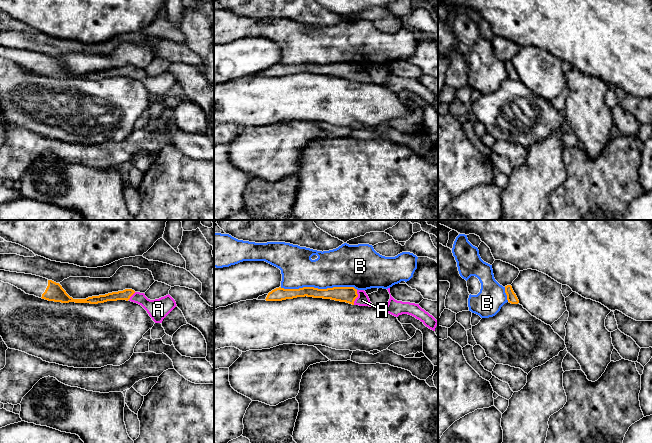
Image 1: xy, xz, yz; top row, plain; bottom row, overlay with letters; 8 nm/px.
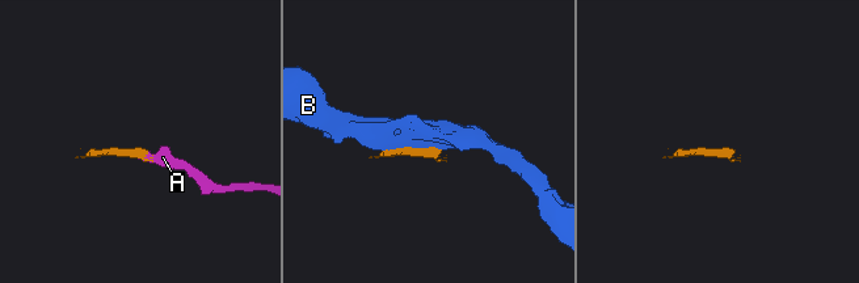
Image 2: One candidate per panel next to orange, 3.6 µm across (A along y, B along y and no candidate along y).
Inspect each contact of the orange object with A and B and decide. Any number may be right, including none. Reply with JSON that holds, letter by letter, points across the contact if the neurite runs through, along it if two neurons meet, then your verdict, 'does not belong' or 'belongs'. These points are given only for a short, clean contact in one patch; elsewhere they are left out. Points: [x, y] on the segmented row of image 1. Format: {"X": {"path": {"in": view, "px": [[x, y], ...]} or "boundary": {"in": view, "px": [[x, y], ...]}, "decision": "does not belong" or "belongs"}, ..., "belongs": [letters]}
{"A": {"path": {"in": "xz", "px": [[343, 294], [356, 297], [362, 300]]}, "decision": "belongs"}, "B": {"decision": "does not belong"}, "belongs": ["A"]}

